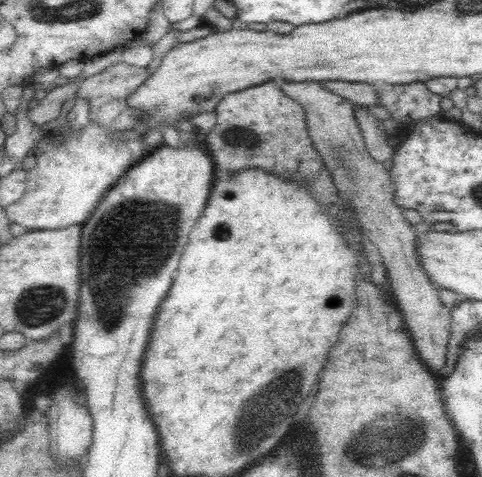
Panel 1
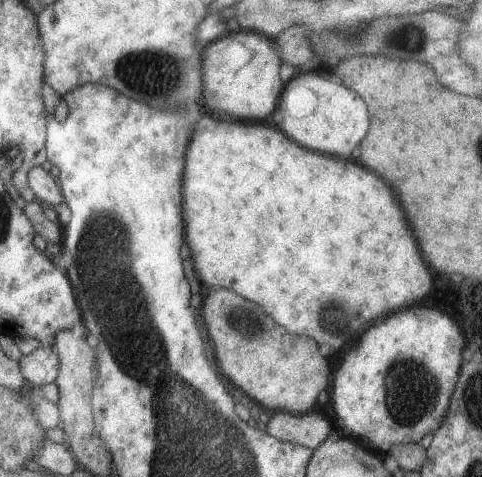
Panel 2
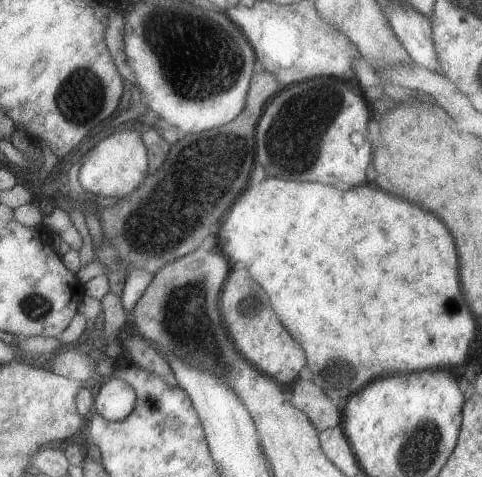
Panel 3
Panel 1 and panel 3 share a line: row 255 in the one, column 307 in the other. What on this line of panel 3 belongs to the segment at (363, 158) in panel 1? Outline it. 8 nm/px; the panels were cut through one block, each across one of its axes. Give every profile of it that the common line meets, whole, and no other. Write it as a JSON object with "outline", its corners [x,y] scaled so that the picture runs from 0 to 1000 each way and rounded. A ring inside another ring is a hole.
{"outline":[[[616,792],[600,813],[600,839],[612,855],[637,868],[658,906],[674,897],[703,897],[712,885],[707,855],[699,855],[649,797],[637,801]]]}

